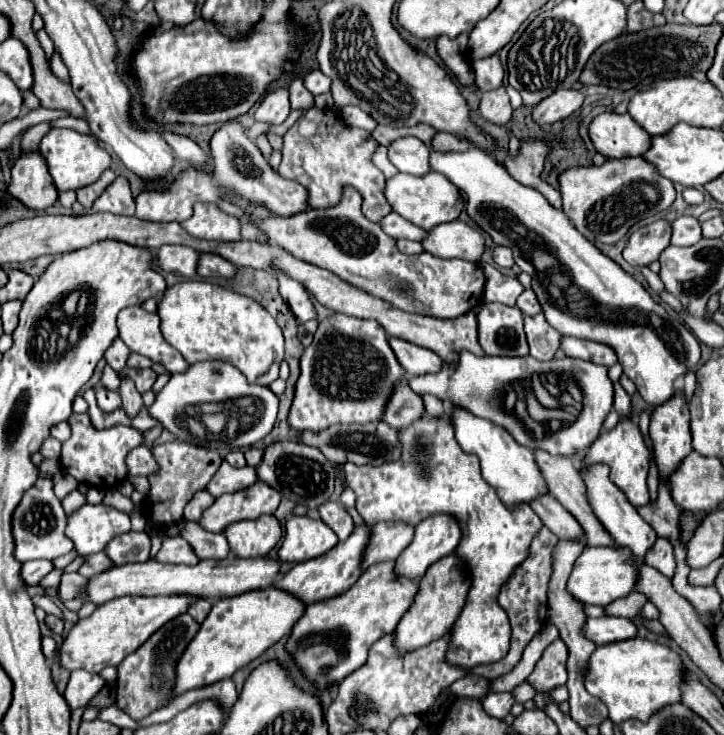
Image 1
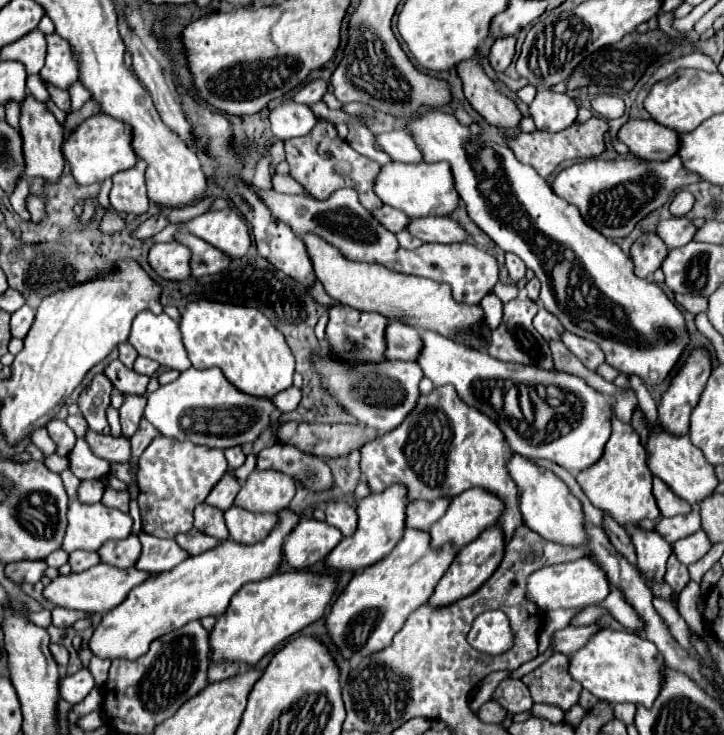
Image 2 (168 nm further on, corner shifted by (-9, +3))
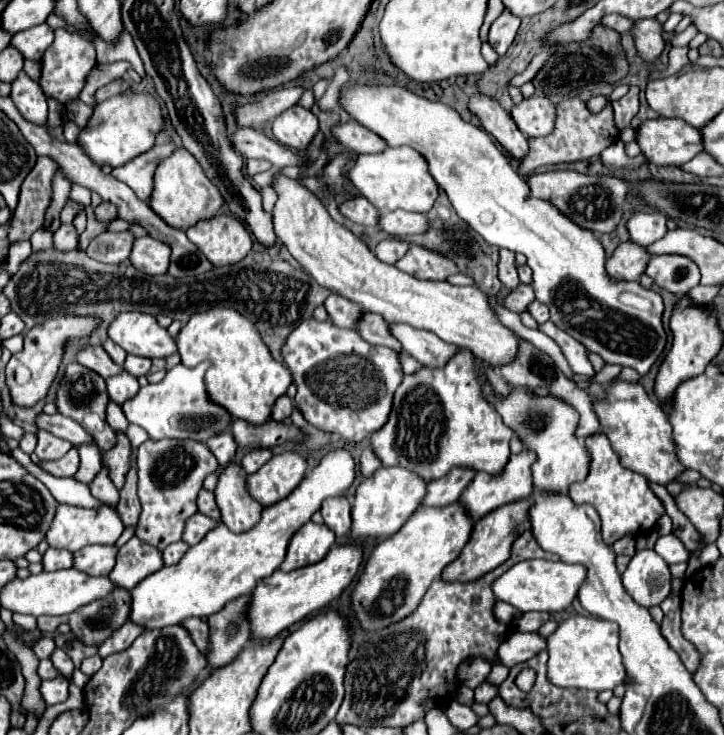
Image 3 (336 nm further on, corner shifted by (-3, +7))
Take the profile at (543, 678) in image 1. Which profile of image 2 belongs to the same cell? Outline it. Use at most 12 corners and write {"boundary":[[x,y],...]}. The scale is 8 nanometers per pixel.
{"boundary":[[554,653],[526,673],[536,703],[570,709],[582,685],[568,655]]}

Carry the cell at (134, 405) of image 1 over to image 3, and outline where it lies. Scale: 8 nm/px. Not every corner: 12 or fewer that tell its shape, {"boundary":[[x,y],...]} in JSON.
{"boundary":[[136,457],[114,507],[126,527],[136,527],[142,511],[136,495]]}

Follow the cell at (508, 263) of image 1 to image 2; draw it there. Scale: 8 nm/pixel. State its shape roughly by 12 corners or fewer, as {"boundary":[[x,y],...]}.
{"boundary":[[506,253],[506,269],[514,283],[526,275],[524,261]]}

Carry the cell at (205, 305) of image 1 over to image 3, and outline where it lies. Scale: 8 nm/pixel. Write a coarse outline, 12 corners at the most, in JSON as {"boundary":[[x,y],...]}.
{"boundary":[[234,309],[198,313],[176,343],[210,361],[210,403],[266,423],[292,383]]}

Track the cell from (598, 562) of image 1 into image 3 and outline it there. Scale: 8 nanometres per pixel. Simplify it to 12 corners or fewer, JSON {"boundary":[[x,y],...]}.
{"boundary":[[528,559],[492,583],[522,613],[562,611],[586,569]]}

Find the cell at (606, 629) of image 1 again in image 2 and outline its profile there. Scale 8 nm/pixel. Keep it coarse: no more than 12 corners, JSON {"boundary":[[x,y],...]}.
{"boundary":[[568,625],[552,637],[556,651],[576,653],[602,627]]}

